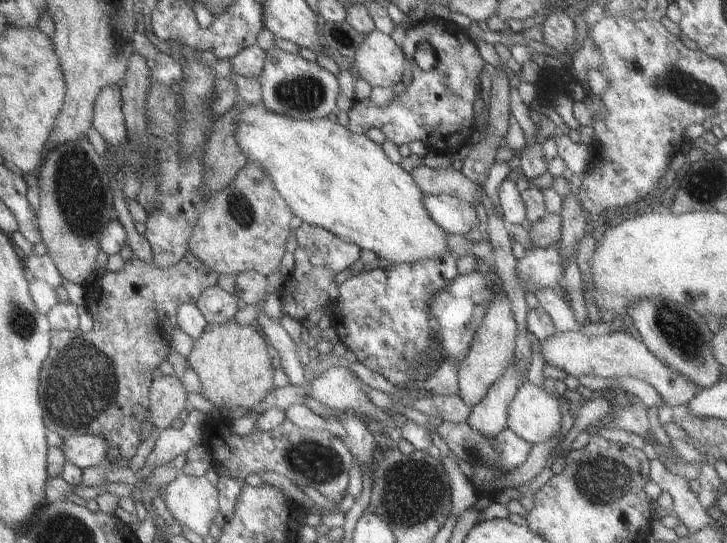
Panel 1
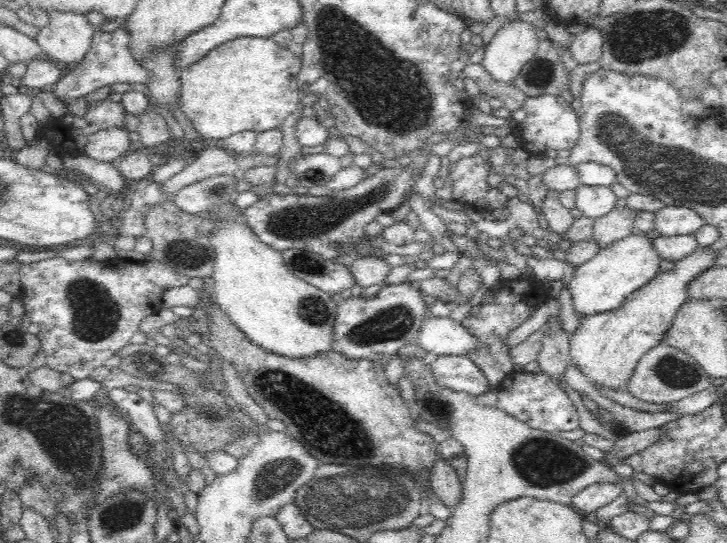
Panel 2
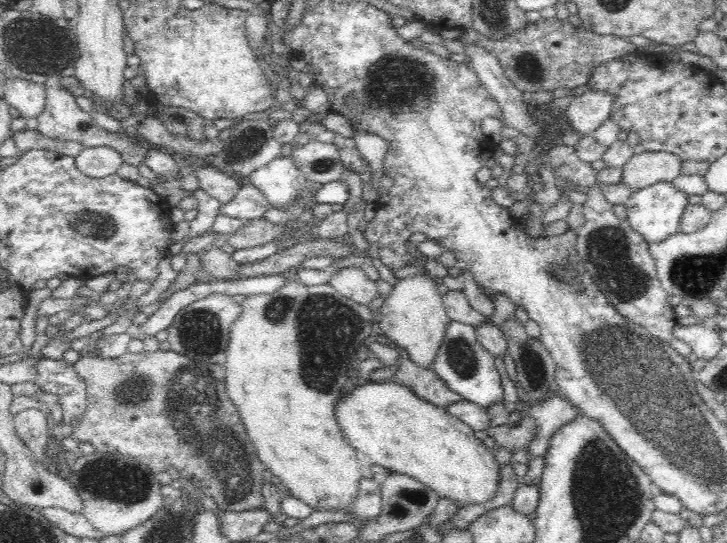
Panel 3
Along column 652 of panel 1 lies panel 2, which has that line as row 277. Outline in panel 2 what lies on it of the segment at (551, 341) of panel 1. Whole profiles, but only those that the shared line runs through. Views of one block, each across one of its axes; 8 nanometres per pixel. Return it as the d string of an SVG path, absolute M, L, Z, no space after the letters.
M377 253L361 256L350 266L352 276L360 289L382 284L390 274L391 268L392 265Z

